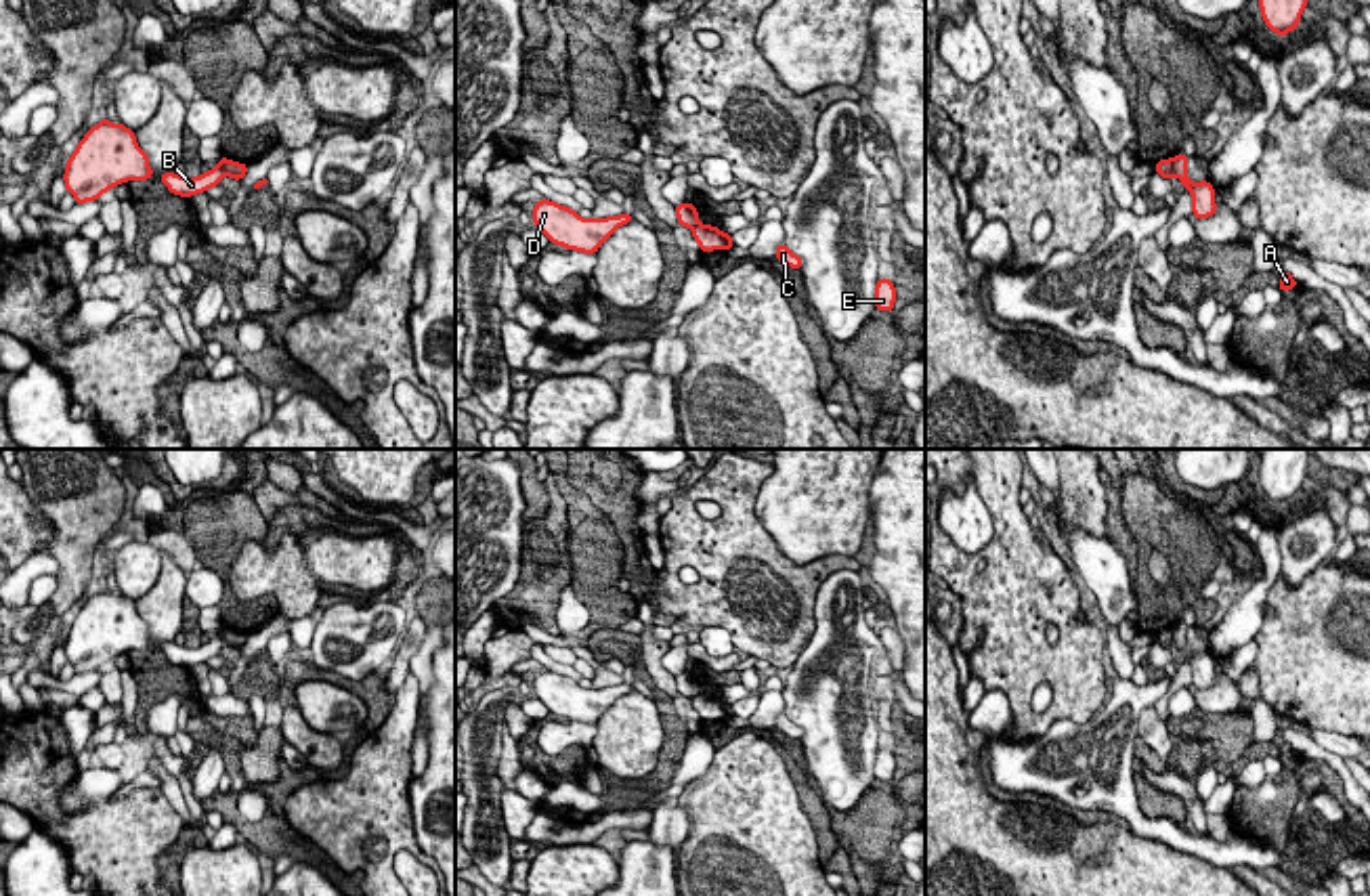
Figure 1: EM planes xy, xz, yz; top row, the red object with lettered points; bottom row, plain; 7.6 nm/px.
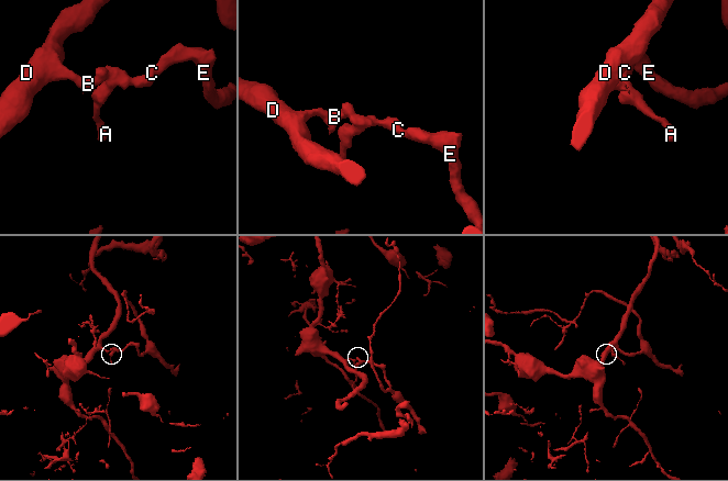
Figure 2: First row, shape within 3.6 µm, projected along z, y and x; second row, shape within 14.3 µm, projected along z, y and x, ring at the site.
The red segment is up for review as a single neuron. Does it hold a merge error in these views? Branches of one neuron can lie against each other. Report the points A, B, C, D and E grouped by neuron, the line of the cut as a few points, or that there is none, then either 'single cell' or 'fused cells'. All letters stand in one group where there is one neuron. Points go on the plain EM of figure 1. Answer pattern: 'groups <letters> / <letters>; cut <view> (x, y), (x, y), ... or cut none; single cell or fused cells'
groups A C E / B D; cut xy (223, 628), (227, 645); fused cells

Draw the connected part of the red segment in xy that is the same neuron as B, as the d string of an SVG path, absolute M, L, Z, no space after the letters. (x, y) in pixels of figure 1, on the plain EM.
M224 627L218 630L216 638L195 648L178 646L176 642L164 642L159 650L168 657L170 663L193 667L195 663L206 663L208 659L216 657L222 646L227 646Z

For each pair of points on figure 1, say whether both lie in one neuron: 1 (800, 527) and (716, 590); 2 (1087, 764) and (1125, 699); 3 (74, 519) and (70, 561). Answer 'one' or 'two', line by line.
1: two
2: one
3: one

